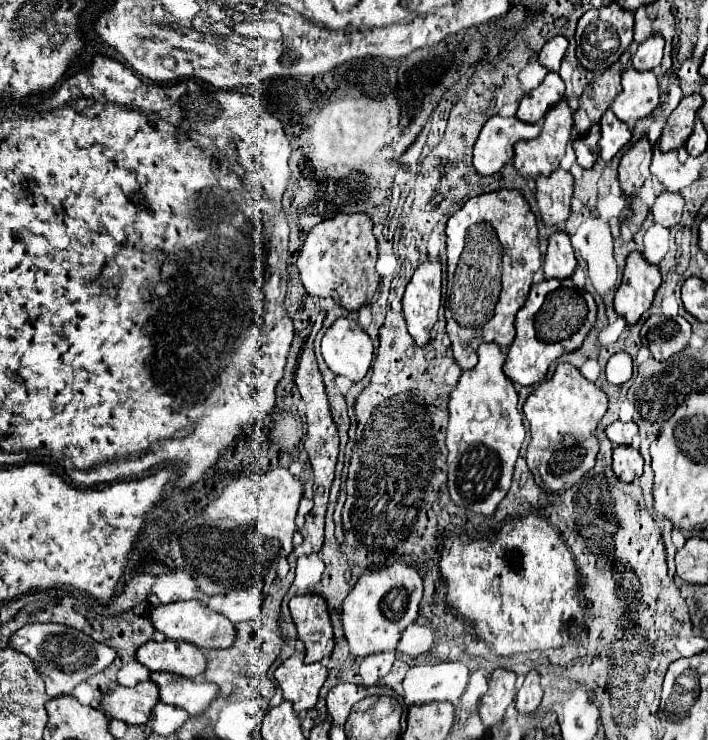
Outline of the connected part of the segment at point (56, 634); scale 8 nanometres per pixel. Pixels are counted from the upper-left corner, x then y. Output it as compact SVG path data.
M27 624L11 636L9 646L23 652L35 662L35 670L43 678L49 698L71 694L79 682L101 672L115 658L113 648L99 644L87 634L77 632L75 628L63 626L63 624Z

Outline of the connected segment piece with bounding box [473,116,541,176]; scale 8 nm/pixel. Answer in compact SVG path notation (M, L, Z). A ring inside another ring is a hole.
M493 116L485 122L473 148L473 166L481 176L497 174L513 160L513 146L519 140L533 140L541 132L541 124L525 124L513 118Z

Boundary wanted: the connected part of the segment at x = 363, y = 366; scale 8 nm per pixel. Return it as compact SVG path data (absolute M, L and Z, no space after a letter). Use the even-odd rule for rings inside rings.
M337 318L325 332L321 354L331 372L359 382L373 360L369 334L351 318Z

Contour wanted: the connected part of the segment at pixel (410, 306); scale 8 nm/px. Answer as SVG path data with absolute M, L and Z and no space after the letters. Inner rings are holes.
M425 260L415 268L403 296L403 314L407 330L419 346L429 342L431 328L437 322L441 304L441 260Z

